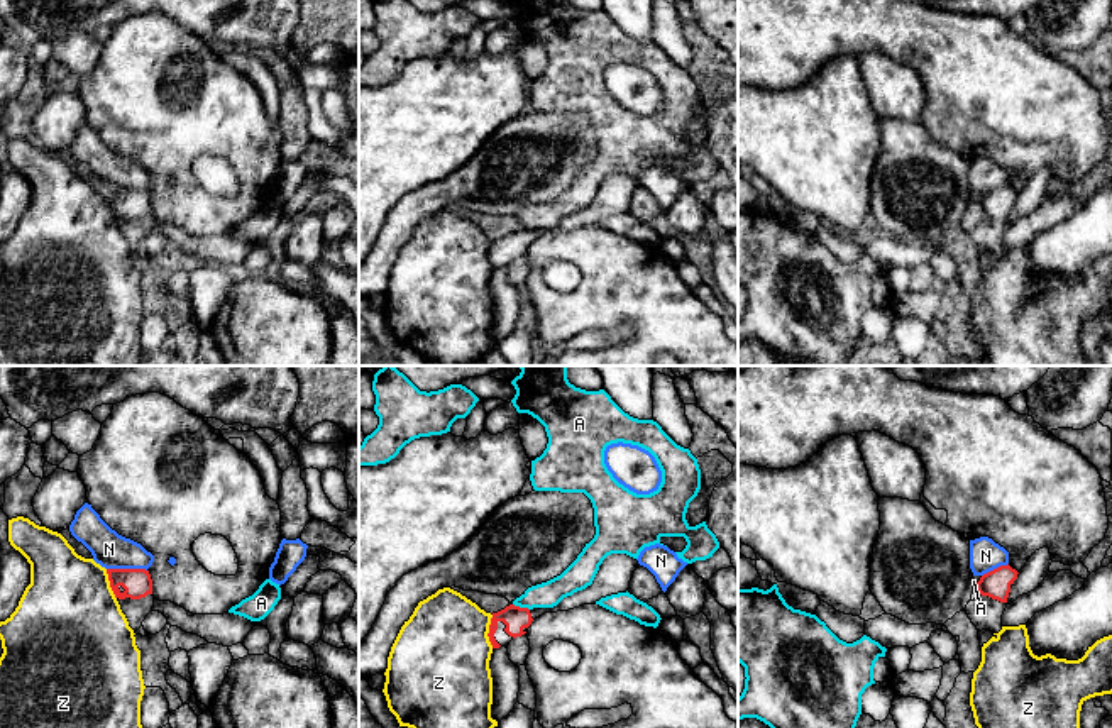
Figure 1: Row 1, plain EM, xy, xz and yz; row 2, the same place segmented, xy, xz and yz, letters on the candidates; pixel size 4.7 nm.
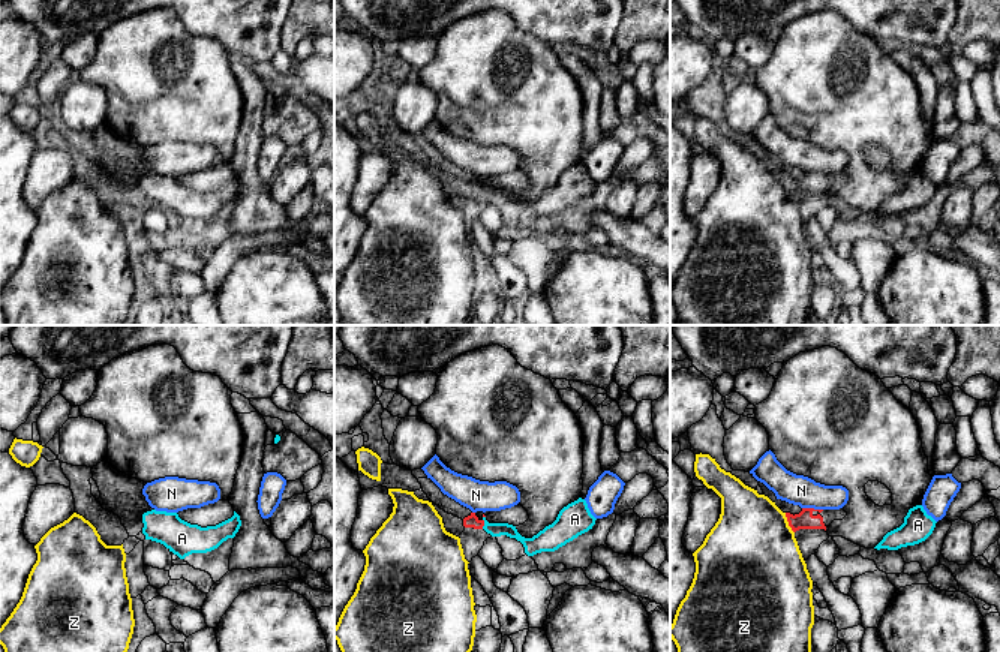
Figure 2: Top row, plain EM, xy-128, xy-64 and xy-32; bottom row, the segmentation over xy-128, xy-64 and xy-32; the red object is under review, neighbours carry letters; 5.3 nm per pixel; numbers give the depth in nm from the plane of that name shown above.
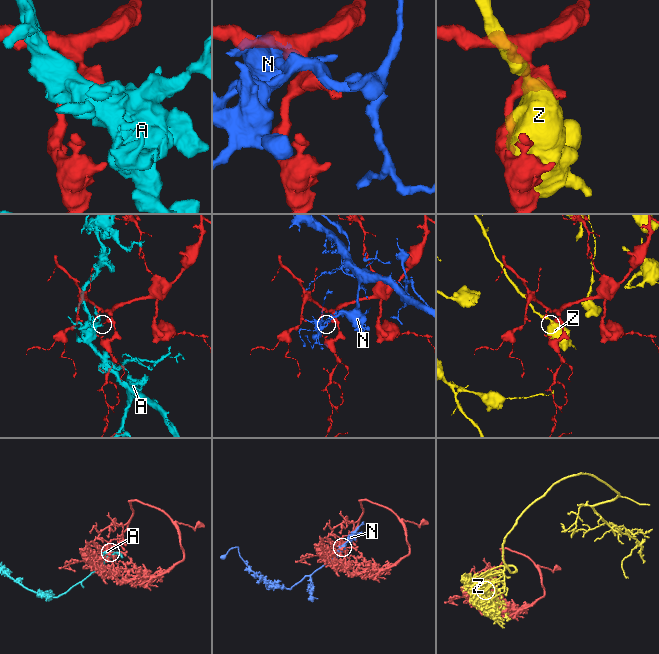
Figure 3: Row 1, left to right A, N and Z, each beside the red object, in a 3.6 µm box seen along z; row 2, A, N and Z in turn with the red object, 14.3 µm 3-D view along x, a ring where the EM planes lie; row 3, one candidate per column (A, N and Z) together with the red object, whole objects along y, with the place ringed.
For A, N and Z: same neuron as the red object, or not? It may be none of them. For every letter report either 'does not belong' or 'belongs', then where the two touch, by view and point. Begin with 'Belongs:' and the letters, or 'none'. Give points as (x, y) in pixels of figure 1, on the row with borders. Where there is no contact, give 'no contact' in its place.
Belongs: none
A: does not belong; meets red in xz at (522, 608)
N: does not belong; meets red in xy at (127, 569)
Z: does not belong; meets red in xz at (489, 632)

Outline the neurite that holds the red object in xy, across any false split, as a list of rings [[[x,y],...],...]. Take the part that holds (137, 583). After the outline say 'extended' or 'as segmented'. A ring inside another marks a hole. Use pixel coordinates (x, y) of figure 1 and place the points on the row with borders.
[[[107,569],[110,587],[134,633],[152,611],[152,579],[146,569]]]; extended

